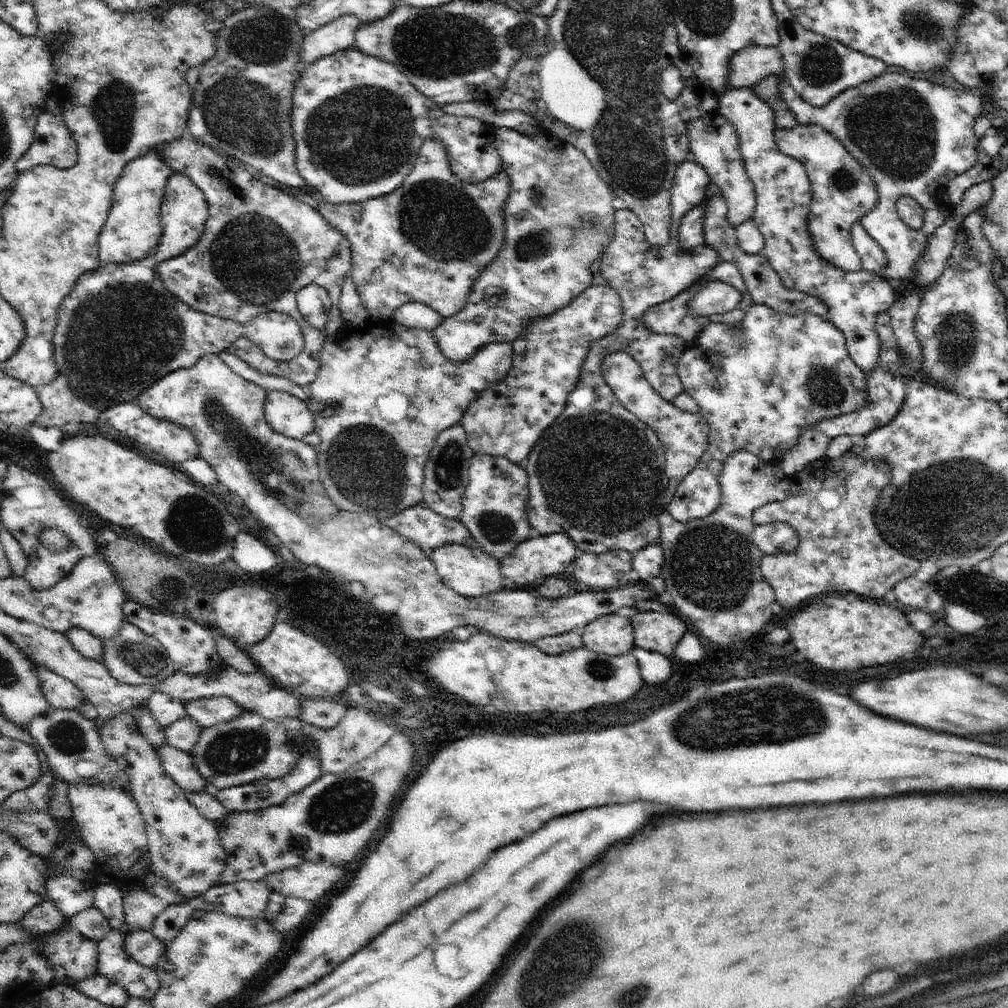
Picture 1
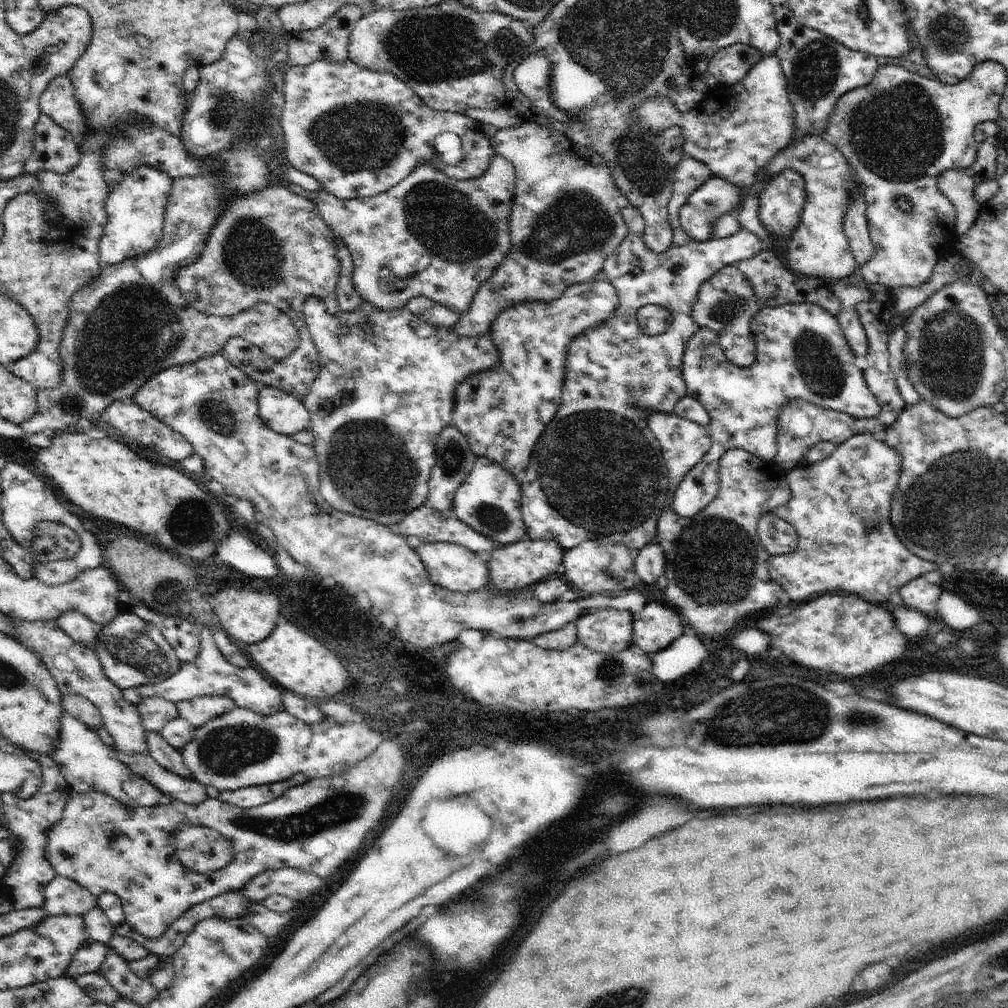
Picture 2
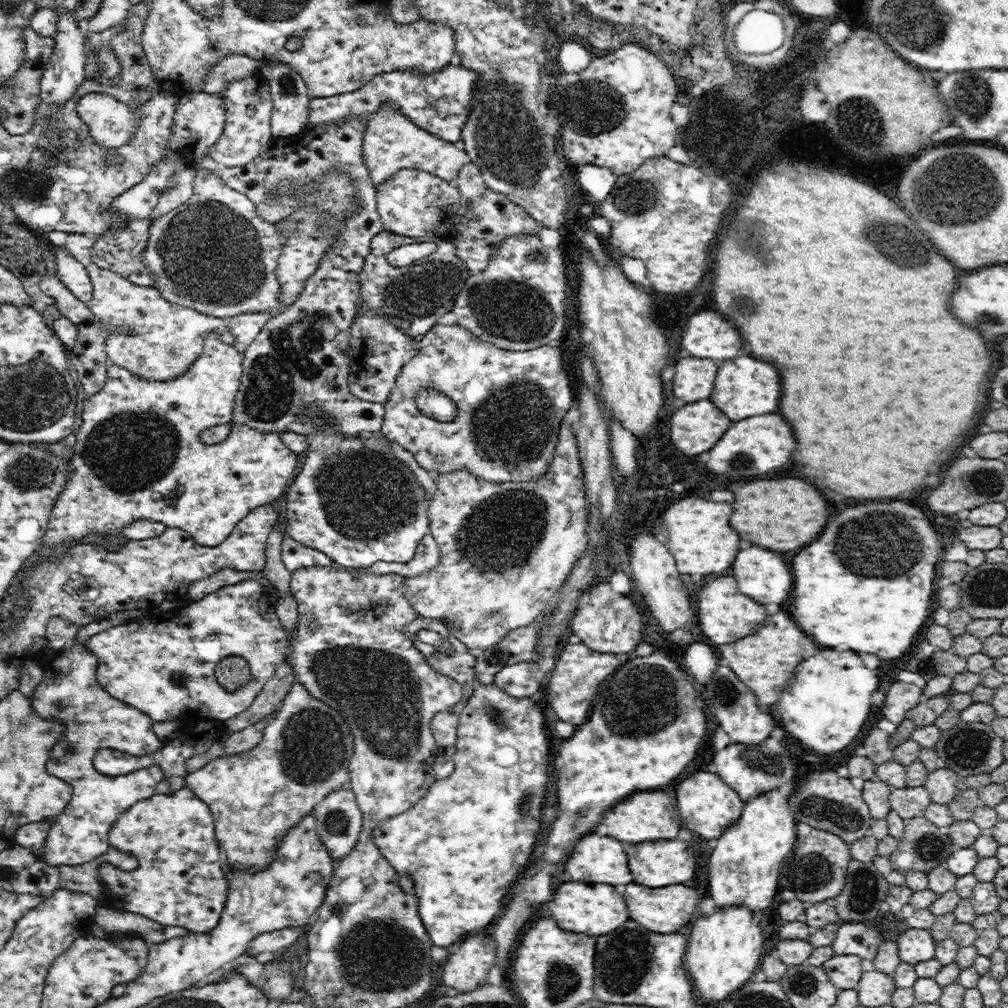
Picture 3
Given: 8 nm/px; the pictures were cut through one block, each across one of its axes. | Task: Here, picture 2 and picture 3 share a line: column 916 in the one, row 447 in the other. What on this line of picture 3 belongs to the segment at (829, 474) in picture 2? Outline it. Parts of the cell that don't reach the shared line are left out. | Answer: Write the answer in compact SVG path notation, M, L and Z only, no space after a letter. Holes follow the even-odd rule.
M562 424L560 426L560 438L550 462L550 468L546 472L546 476L542 476L540 480L528 480L528 482L490 482L490 480L482 480L474 474L470 474L468 470L454 470L448 474L440 474L440 478L436 480L436 494L430 500L430 508L428 508L428 520L430 520L430 534L434 536L434 540L438 542L438 550L440 550L440 562L432 572L424 572L424 576L416 576L416 578L408 578L402 580L402 594L406 594L406 598L410 600L412 610L422 616L422 618L434 618L434 620L442 620L452 634L468 648L468 652L476 654L476 652L484 652L494 648L496 644L500 644L508 632L514 632L516 628L526 628L528 624L534 624L534 620L546 612L552 610L554 602L560 596L560 590L564 588L564 584L568 582L568 576L572 574L572 570L576 568L576 562L584 556L584 552L588 550L588 528L590 528L590 500L586 496L586 476L584 476L584 466L582 466L582 458L580 458L580 450L578 450L578 438L574 436L572 428Z

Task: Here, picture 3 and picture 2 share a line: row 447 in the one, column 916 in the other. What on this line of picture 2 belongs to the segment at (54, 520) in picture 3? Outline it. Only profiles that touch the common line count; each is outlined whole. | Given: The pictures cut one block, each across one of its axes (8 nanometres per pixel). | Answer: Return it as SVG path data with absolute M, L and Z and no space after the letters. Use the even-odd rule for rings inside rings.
M983 62L975 66L971 74L955 86L941 84L935 78L921 78L901 66L881 66L867 86L851 90L835 102L821 138L837 146L845 156L857 176L863 200L867 204L865 216L873 242L873 258L857 268L867 286L881 284L889 290L917 288L931 278L939 262L939 252L955 250L955 210L937 188L937 178L945 172L967 170L973 166L979 148L979 142L973 138L973 130L985 120L995 122L999 118L999 102L1003 100L1005 84L1007 70L997 62ZM899 196L905 196L911 202L913 212L901 212L895 208L893 202Z

